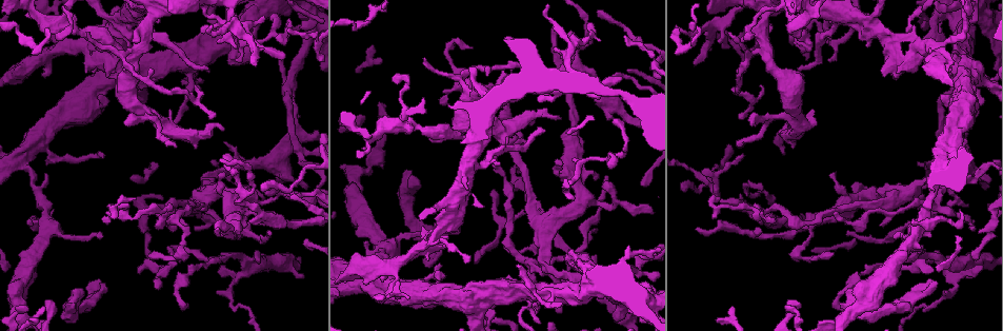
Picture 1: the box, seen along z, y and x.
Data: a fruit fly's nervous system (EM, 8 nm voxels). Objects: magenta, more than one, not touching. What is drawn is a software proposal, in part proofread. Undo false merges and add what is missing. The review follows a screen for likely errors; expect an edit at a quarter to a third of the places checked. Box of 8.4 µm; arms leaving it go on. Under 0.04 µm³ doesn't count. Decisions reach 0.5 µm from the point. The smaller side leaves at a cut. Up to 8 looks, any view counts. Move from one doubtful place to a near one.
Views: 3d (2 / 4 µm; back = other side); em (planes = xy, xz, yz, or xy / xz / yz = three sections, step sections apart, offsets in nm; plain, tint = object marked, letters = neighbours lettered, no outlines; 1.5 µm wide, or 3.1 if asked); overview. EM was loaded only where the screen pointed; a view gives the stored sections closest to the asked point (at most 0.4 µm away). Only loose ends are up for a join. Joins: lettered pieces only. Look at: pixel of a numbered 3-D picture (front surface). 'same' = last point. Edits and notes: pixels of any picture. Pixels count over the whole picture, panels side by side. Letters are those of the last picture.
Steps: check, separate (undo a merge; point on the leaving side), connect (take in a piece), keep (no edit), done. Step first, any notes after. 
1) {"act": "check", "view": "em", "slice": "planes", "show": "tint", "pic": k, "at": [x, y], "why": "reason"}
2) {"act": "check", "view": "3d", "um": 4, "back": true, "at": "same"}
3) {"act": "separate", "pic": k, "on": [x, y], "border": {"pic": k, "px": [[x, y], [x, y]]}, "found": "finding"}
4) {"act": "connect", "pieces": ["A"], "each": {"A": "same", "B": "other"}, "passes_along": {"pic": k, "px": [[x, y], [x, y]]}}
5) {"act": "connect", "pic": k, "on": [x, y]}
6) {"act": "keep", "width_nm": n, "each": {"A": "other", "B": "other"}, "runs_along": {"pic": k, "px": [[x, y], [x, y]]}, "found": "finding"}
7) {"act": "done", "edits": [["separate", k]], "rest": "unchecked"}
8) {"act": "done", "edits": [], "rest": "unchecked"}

{"act": "check", "view": "em", "slice": "planes", "show": "plain", "pic": 1, "at": [794, 23], "why": "branch point"}

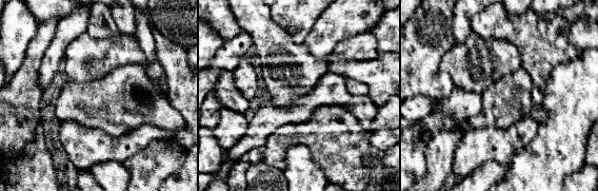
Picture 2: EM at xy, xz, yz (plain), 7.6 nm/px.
{"act": "check", "view": "em", "slice": "planes", "show": "tint", "at": "same"}

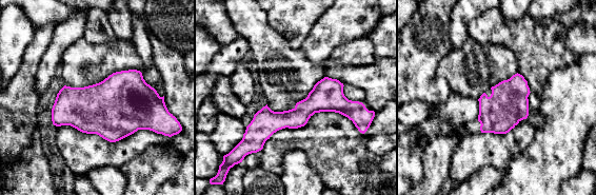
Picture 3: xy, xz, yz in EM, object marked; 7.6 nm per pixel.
{"act": "check", "view": "em", "slice": "planes", "show": "letters", "at": "same"}

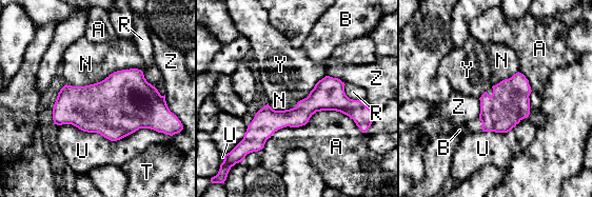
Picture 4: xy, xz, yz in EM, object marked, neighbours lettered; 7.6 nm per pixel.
{"act": "keep", "width_nm": 40, "each": {"A": "other", "B": "other", "N": "other", "R": "other", "T": "other", "U": "other", "Y": "other", "Z": "other"}, "runs_along": {"pic": 4, "px": [[357, 103], [312, 103], [249, 133]]}, "found": "all the same neuron"}

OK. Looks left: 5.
{"act": "check", "view": "3d", "um": 4, "pic": 1, "at": [440, 104], "why": "tapers out"}

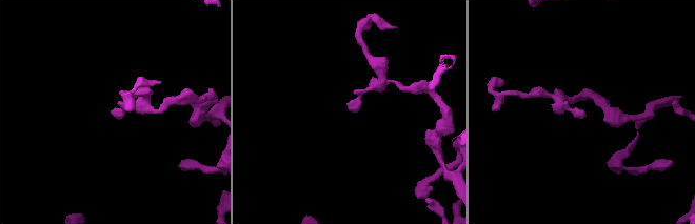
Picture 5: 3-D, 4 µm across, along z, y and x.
{"act": "check", "view": "em", "slice": "planes", "show": "letters", "pic": 5, "at": [113, 109]}

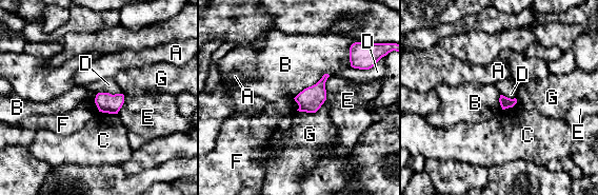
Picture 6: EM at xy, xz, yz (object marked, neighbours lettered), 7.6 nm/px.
{"act": "keep", "width_nm": 90, "each": {"A": "other", "B": "other", "C": "other", "D": "other", "E": "other", "F": "other", "G": "other"}, "border": {"pic": 6, "px": [[330, 75], [324, 74], [294, 98]]}, "found": "none of them fits"}

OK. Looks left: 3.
{"act": "check", "view": "3d", "um": 4, "pic": 1, "at": [224, 156], "why": "free end"}

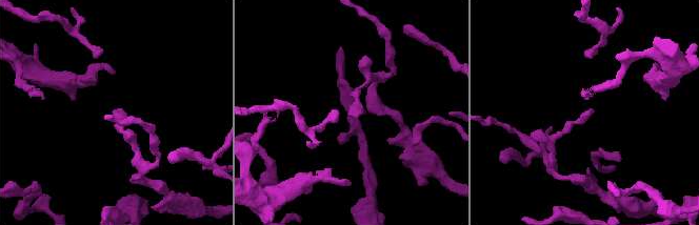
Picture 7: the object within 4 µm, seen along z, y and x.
{"act": "check", "view": "em", "slice": "xz", "step": 4, "show": "tint", "pic": 7, "at": [354, 117]}

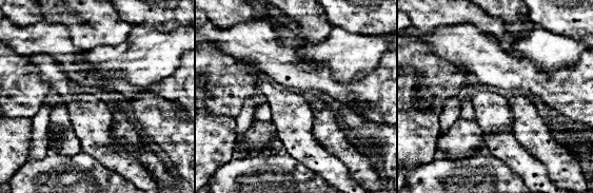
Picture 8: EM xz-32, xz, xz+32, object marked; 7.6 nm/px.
{"act": "check", "view": "em", "slice": "planes", "show": "letters", "at": "same"}

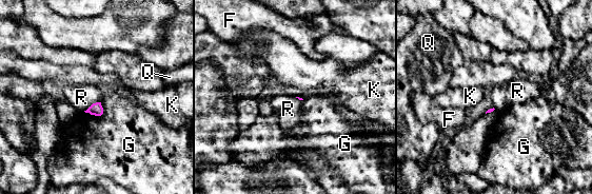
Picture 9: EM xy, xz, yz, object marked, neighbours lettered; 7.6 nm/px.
{"act": "keep", "each": {"F": "other", "G": "other", "K": "other", "Q": "other", "R": "other"}, "border": {"pic": 9, "px": [[99, 101], [93, 102], [83, 111]]}, "found": "no lettered piece goes on from it"}

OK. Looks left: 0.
{"act": "done", "edits": [], "rest": "unchecked"}

